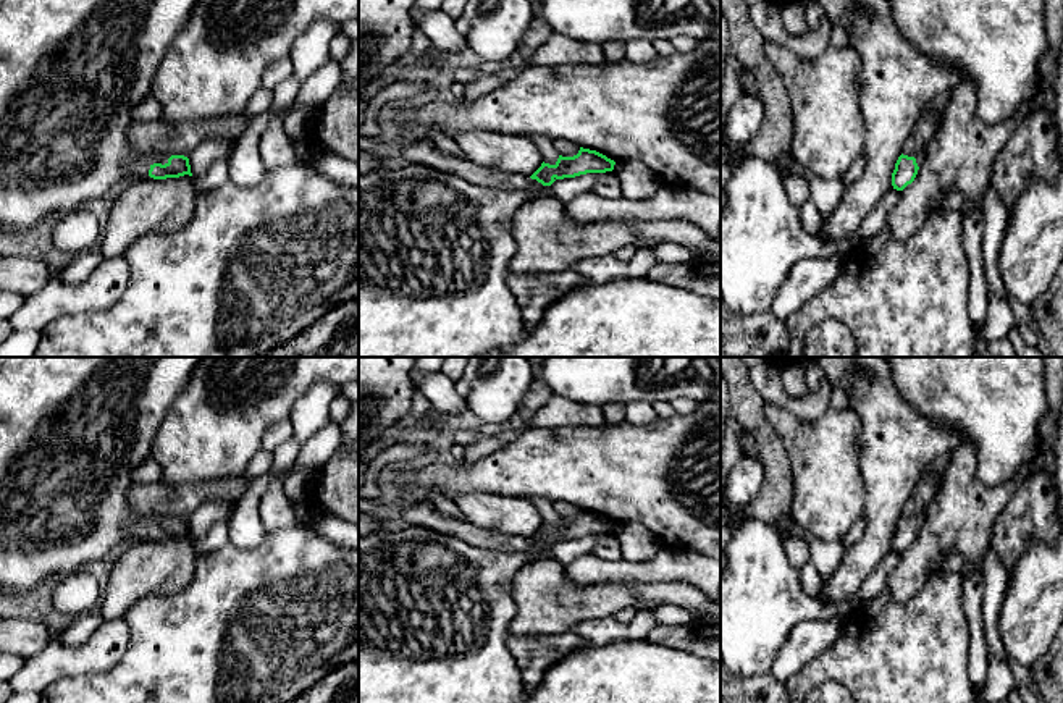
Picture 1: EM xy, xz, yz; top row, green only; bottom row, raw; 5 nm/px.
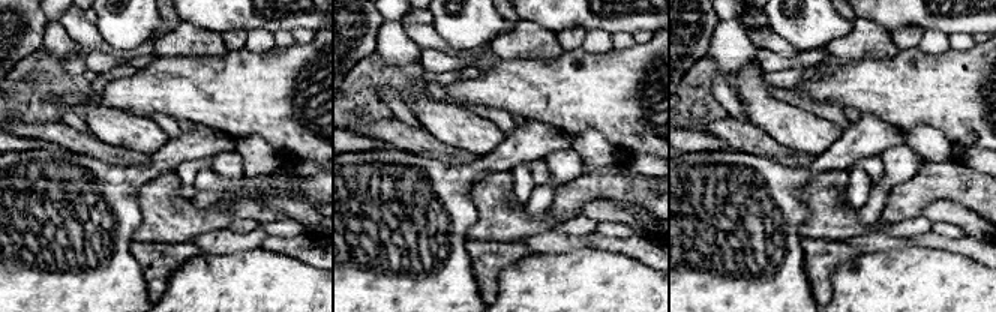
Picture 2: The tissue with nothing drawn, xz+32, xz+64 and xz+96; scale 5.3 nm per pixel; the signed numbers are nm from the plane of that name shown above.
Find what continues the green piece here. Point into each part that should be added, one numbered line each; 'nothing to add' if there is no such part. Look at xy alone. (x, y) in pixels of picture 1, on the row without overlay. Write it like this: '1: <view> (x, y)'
1: xy (71, 429)

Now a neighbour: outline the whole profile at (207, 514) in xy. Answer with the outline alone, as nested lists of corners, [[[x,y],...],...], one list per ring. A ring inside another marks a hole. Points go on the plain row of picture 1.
[[[228,499],[199,506],[187,517],[192,540],[202,538],[216,522],[228,520],[234,507],[236,504]]]

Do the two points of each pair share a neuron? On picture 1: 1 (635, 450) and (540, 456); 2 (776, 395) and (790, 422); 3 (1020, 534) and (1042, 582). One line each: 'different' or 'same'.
1: same
2: different
3: different

